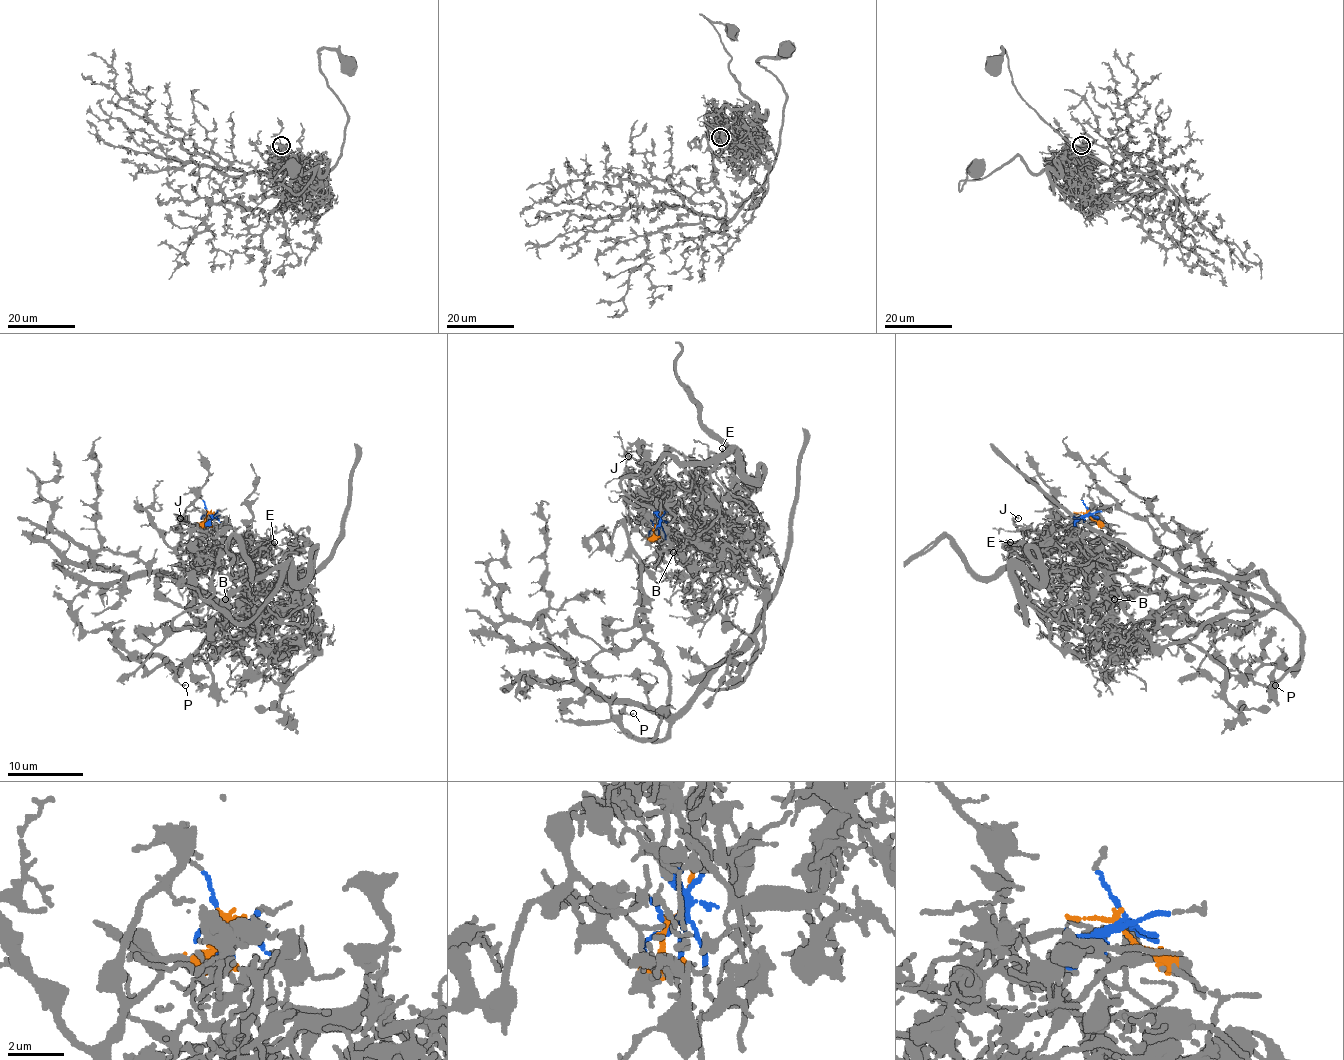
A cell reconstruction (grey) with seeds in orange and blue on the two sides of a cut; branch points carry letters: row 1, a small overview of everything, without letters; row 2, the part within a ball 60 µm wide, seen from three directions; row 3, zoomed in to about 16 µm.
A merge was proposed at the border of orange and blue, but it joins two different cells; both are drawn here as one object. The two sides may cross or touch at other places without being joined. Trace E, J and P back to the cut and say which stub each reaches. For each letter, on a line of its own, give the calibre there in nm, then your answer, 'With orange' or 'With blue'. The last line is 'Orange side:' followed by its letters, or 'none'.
E: Thickness 130 nm. With blue
J: Thickness 120 nm. With blue
P: Thickness 130 nm. With orange
Orange side: P

